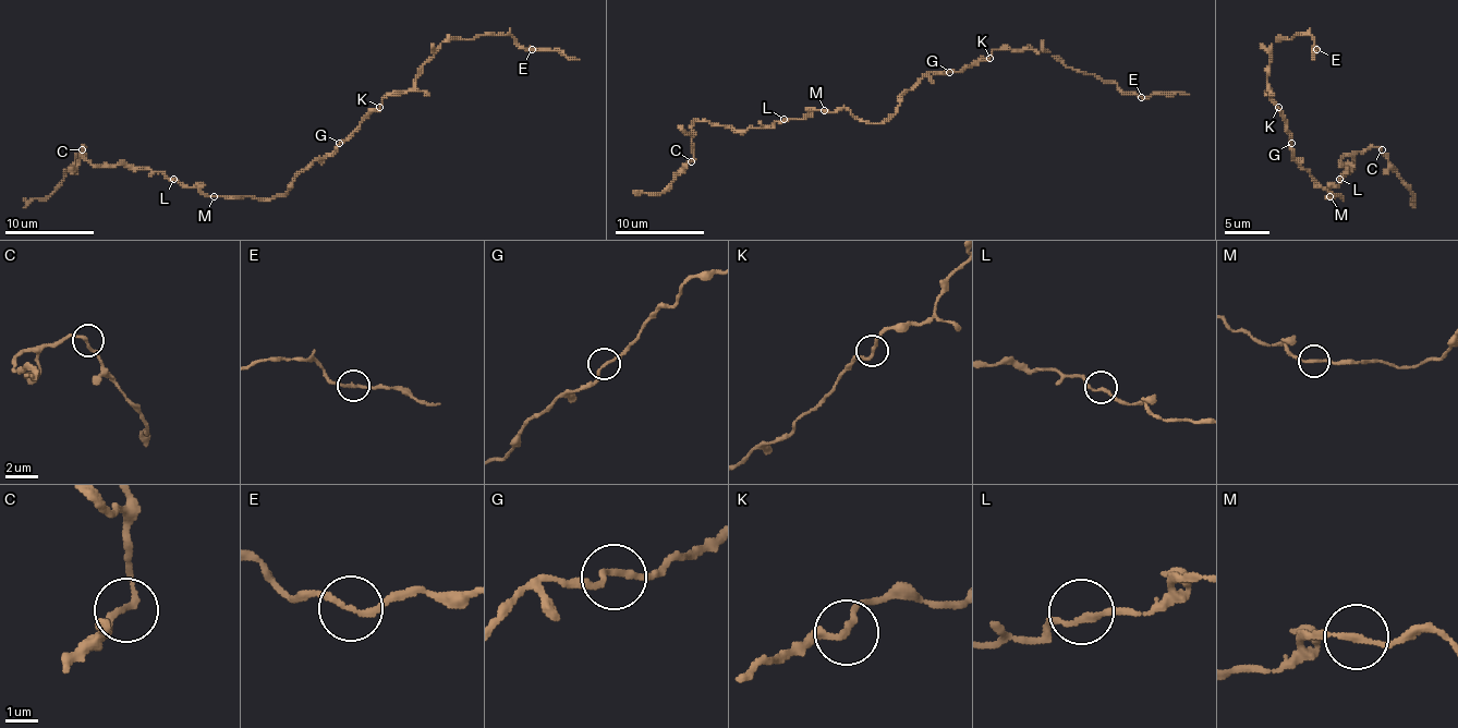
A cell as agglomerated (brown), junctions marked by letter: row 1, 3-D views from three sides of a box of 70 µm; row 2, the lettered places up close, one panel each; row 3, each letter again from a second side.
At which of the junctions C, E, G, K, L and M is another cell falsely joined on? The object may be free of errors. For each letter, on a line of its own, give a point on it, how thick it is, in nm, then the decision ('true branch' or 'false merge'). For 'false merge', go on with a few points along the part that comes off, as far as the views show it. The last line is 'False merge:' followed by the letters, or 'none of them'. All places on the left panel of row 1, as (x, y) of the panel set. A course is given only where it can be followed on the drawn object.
C: at (82, 149); 180 nm thick; true branch
E: at (532, 49); 180 nm thick; true branch
G: at (339, 143); 180 nm thick; true branch
K: at (379, 107); 190 nm thick; true branch
L: at (173, 179); 180 nm thick; true branch
M: at (214, 196); 170 nm thick; true branch
False merge: none of them

